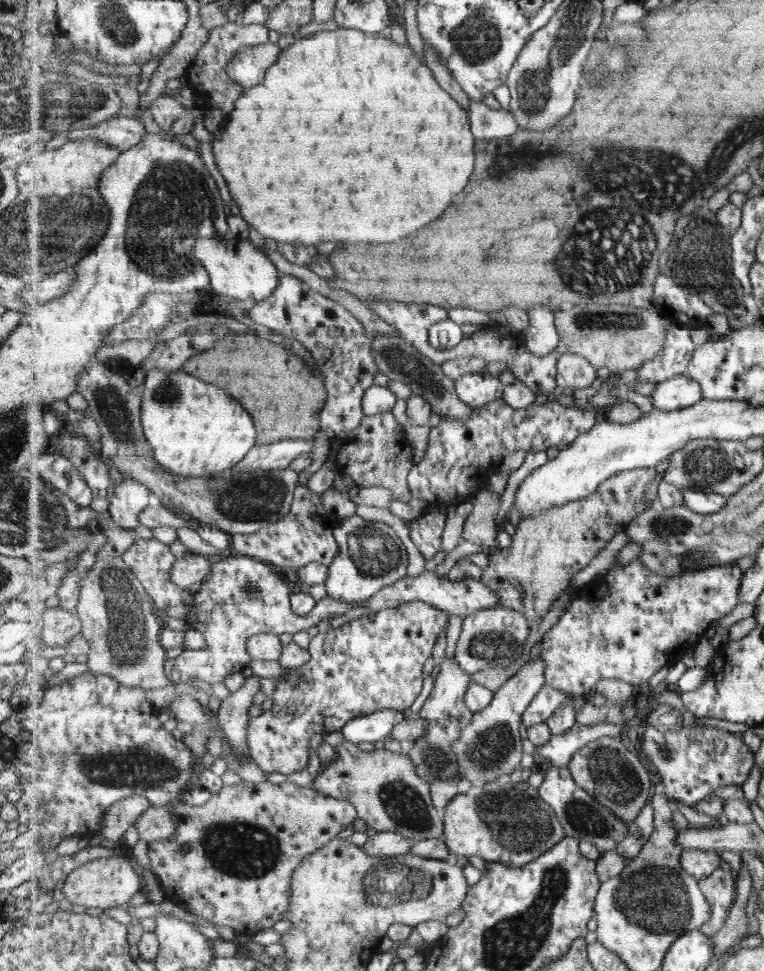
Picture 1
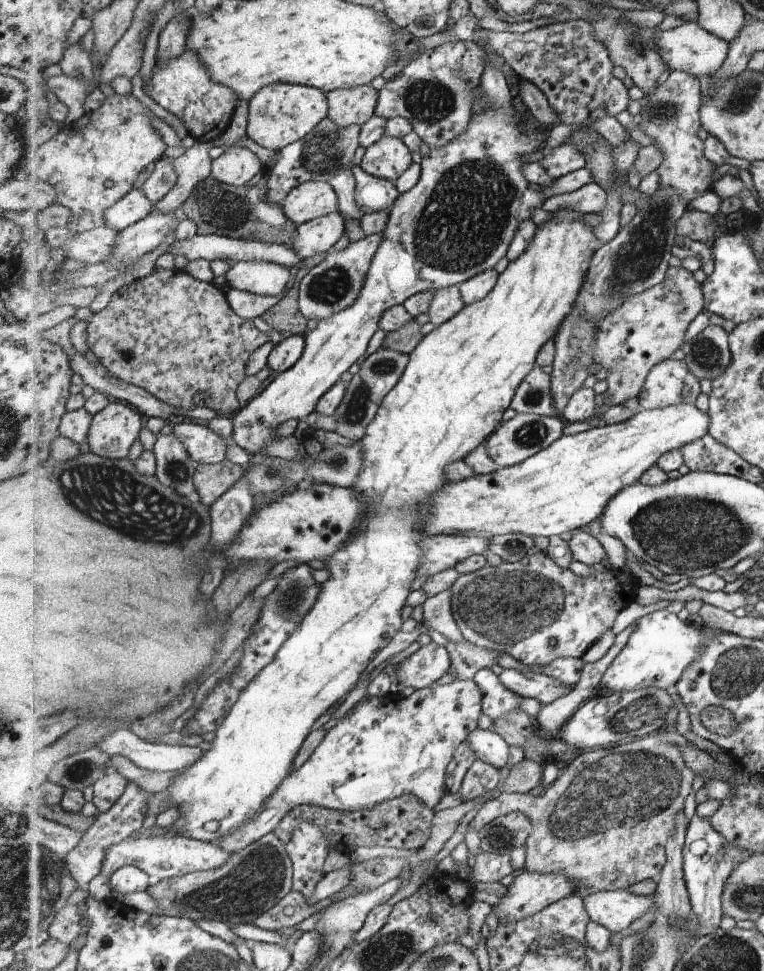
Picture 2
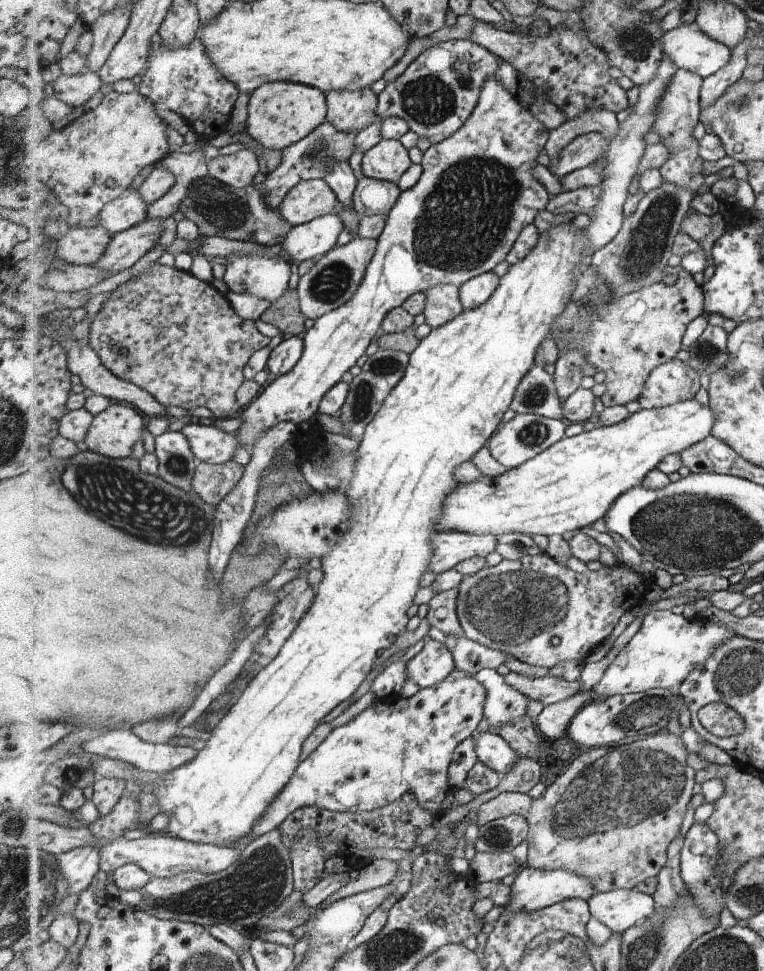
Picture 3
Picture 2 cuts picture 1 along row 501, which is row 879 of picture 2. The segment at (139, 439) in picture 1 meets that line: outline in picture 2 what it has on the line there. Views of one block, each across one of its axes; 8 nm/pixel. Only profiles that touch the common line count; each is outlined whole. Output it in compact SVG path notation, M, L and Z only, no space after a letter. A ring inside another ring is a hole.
M273 831L233 853L221 868L195 871L179 878L153 880L147 892L169 917L190 918L195 922L217 920L230 926L251 922L277 906L292 891L293 876L288 847Z

